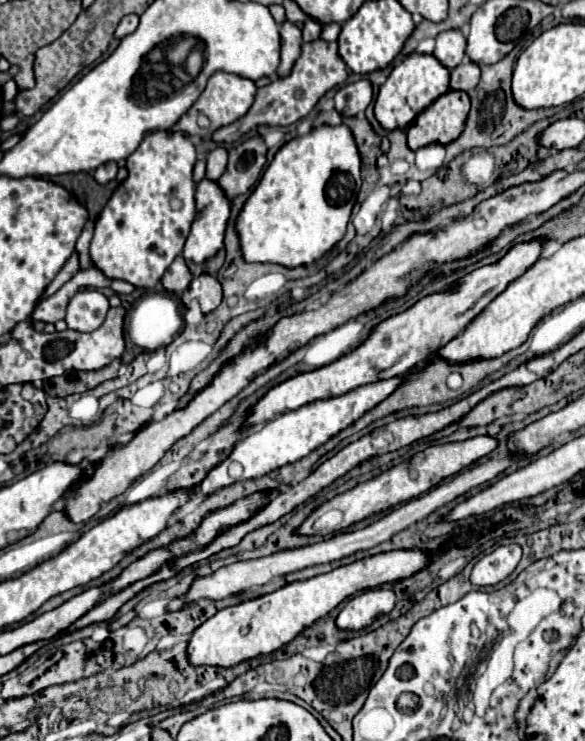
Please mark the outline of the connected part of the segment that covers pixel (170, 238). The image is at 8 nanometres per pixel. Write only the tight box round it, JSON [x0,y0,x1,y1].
[90,130,196,288]

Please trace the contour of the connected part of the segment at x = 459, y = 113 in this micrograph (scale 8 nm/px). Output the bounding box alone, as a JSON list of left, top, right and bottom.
[408,90,470,150]

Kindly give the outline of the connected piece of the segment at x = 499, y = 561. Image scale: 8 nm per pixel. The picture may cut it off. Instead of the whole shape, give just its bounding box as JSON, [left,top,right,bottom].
[470,544,522,586]

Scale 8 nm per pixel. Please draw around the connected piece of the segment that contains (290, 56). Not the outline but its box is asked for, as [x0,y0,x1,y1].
[278,20,302,76]

